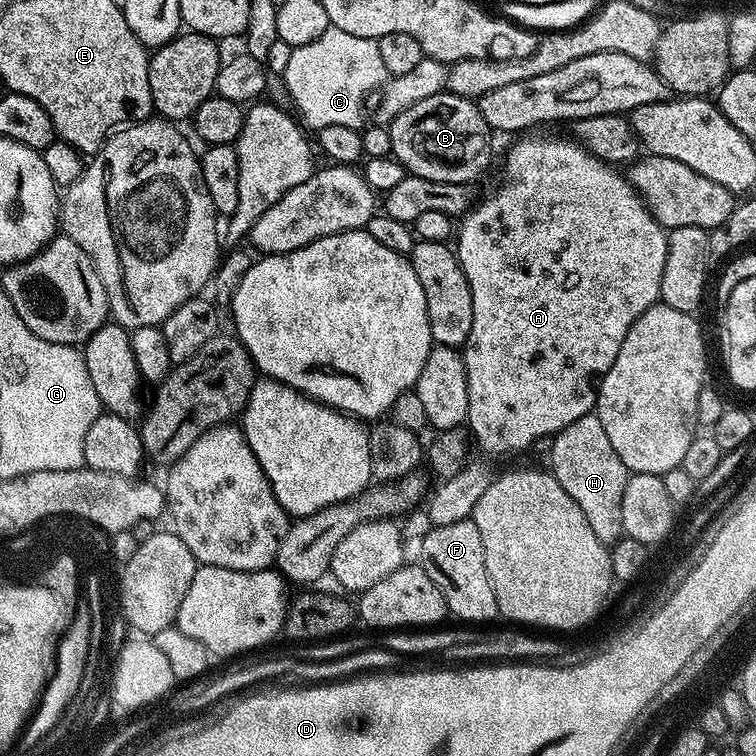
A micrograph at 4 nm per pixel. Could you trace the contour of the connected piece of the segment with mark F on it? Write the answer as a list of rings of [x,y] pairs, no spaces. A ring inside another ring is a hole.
[[[472,519],[450,522],[450,526],[432,526],[427,529],[420,544],[419,567],[438,586],[444,599],[444,607],[460,620],[469,620],[469,625],[480,626],[487,620],[497,619],[494,586],[486,574],[486,558],[482,550],[482,534]]]

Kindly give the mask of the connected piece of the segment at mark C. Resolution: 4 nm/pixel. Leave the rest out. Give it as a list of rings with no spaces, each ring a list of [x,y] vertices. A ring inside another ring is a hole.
[[[331,26],[322,38],[293,48],[290,62],[282,73],[287,99],[297,108],[299,119],[312,130],[322,126],[360,128],[365,123],[364,99],[371,92],[379,93],[389,79],[375,40],[358,38]]]

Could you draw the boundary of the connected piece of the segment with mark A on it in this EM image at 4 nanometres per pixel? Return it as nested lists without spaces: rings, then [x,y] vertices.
[[[524,134],[517,139],[520,141],[509,150],[504,160],[504,176],[508,181],[501,188],[494,189],[481,204],[479,201],[464,213],[454,236],[456,260],[466,274],[474,306],[474,322],[462,345],[468,383],[466,428],[475,447],[477,444],[492,456],[508,456],[511,452],[524,452],[528,447],[531,449],[539,439],[555,437],[556,433],[570,426],[570,422],[578,422],[578,418],[589,415],[595,409],[598,381],[606,375],[610,366],[614,366],[614,358],[618,358],[618,350],[622,350],[622,342],[630,326],[660,300],[662,266],[666,264],[668,249],[668,232],[649,214],[644,200],[628,181],[627,175],[619,176],[613,165],[599,160],[575,138],[567,140],[564,136],[532,135],[536,134]]]

